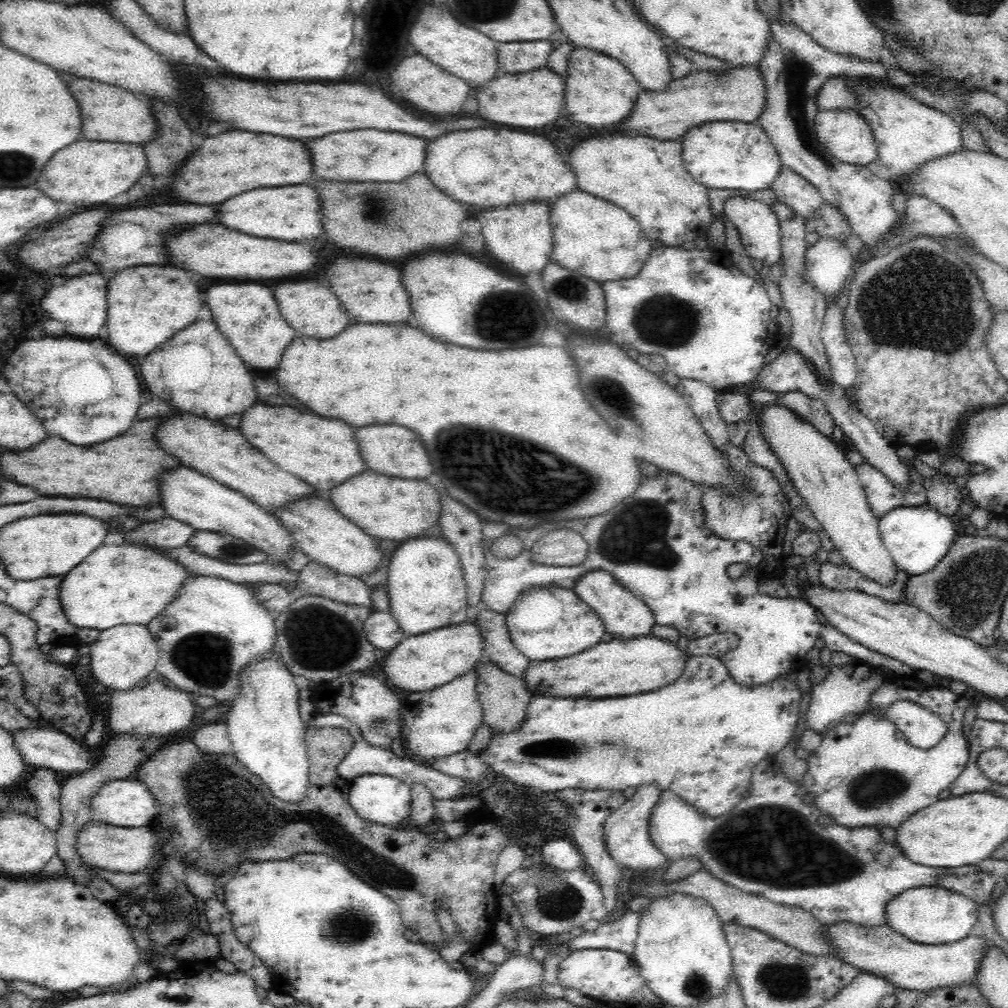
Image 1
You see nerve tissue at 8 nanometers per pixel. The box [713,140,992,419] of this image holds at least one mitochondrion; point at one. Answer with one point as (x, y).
(883, 325)

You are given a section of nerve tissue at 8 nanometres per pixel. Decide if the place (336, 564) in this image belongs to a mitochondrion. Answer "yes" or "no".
no

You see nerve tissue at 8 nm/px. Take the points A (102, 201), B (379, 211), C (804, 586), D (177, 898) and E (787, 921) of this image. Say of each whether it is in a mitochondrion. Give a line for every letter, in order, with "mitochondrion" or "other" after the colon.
A: other
B: mitochondrion
C: other
D: mitochondrion
E: other

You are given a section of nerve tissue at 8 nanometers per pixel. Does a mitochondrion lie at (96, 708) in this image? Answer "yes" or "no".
no

